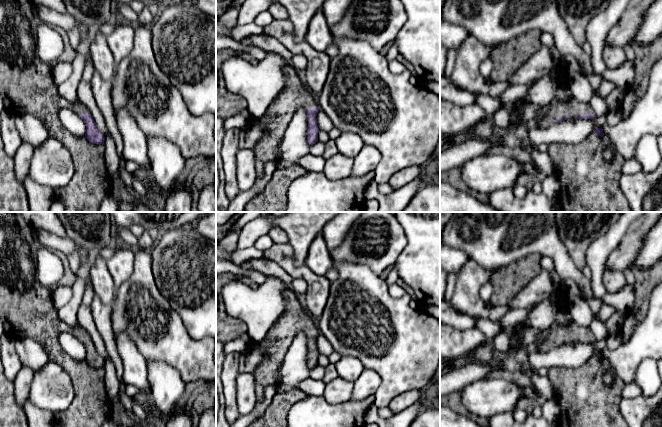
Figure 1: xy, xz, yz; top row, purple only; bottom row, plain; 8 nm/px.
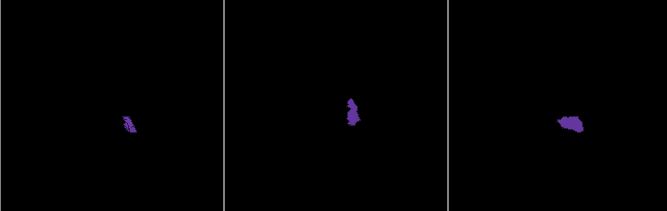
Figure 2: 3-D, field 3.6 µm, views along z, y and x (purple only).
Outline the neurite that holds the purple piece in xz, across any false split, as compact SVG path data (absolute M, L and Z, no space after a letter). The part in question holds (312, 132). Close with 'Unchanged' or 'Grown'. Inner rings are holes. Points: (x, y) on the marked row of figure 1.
M287 66L285 70L289 77L272 103L271 110L262 116L260 123L264 126L265 132L253 147L255 169L258 176L263 174L266 163L280 161L278 156L279 144L299 109L304 109L309 118L306 139L308 145L318 142L318 132L320 130L316 116L320 108L316 97L296 76L293 69Z. Grown

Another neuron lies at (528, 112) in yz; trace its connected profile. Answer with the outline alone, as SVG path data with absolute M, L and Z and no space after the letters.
M524 104L520 110L519 123L526 123L531 120L537 121L539 119L538 115L540 114L540 110L541 108L535 105Z

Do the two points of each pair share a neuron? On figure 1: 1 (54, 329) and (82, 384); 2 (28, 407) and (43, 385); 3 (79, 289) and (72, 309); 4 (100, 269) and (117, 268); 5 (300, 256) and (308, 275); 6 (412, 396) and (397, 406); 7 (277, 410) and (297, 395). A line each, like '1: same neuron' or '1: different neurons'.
1: same neuron
2: different neurons
3: same neuron
4: different neurons
5: different neurons
6: same neuron
7: same neuron

